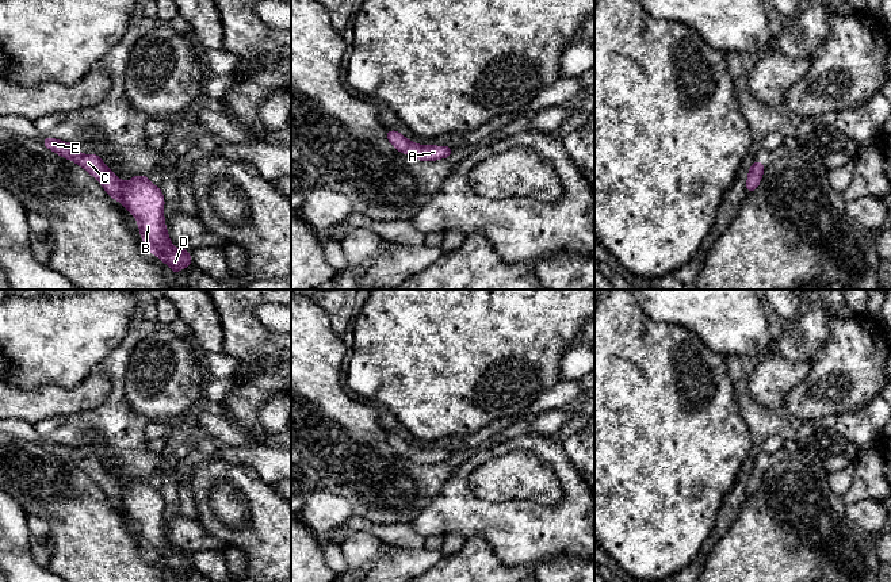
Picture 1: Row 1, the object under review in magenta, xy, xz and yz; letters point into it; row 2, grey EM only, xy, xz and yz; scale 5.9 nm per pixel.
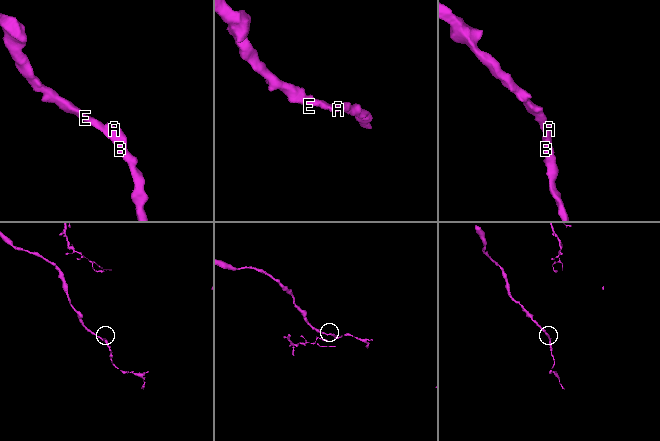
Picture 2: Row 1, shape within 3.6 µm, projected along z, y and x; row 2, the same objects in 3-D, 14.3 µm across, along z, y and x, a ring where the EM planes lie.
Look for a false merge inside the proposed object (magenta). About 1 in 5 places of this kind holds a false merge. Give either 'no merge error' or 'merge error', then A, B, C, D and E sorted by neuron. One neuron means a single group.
no merge error | A B C D E

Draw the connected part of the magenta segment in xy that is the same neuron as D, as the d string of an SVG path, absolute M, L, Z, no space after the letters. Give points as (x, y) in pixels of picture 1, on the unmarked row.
M46 440L41 447L83 470L112 502L119 503L135 520L148 554L169 568L173 578L181 571L192 568L190 554L176 552L172 548L164 524L164 498L146 478L134 478L131 483L122 486L119 479L114 478L100 463L99 457L80 457L77 448L50 440Z

